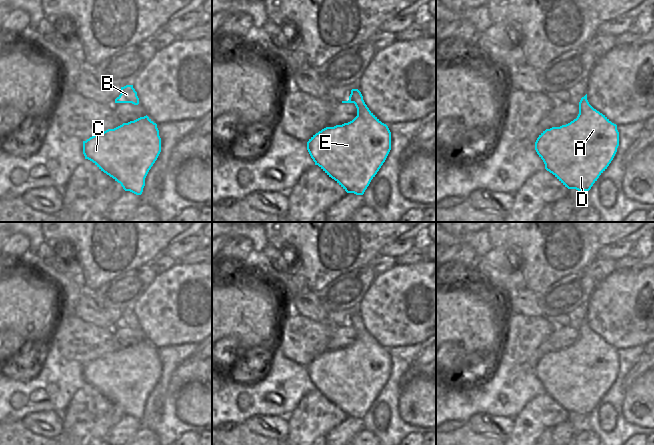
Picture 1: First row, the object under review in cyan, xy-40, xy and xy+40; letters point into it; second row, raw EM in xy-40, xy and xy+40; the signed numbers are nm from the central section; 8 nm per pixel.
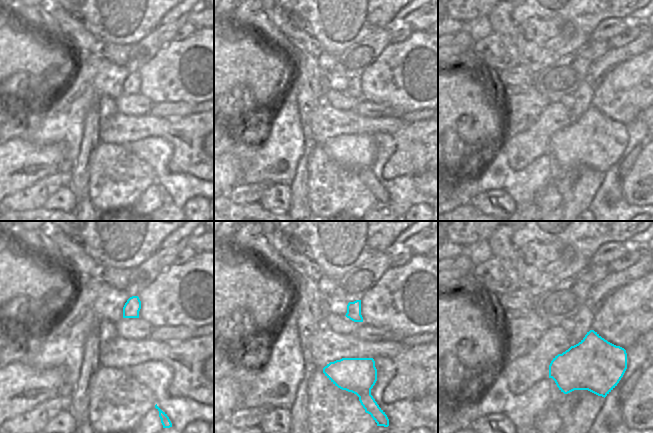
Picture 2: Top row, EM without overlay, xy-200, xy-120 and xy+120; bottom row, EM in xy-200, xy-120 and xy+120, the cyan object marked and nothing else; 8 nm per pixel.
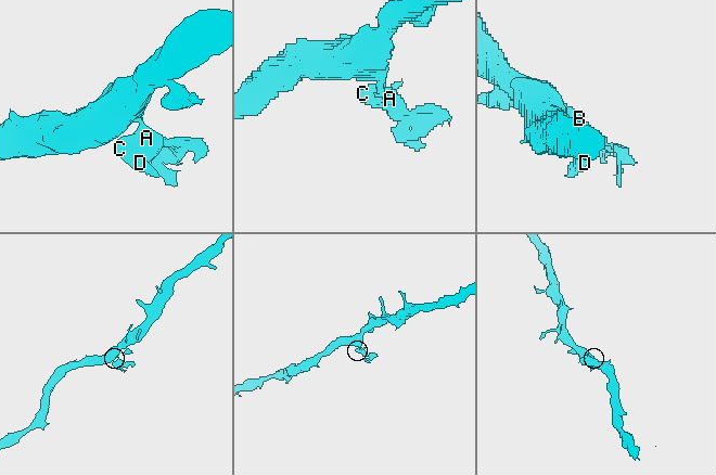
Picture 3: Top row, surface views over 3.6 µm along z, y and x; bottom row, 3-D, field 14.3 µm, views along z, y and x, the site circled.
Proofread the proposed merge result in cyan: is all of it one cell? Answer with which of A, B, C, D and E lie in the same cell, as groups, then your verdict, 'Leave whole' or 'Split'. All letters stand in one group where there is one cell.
Groups: A B C D E. Leave whole

